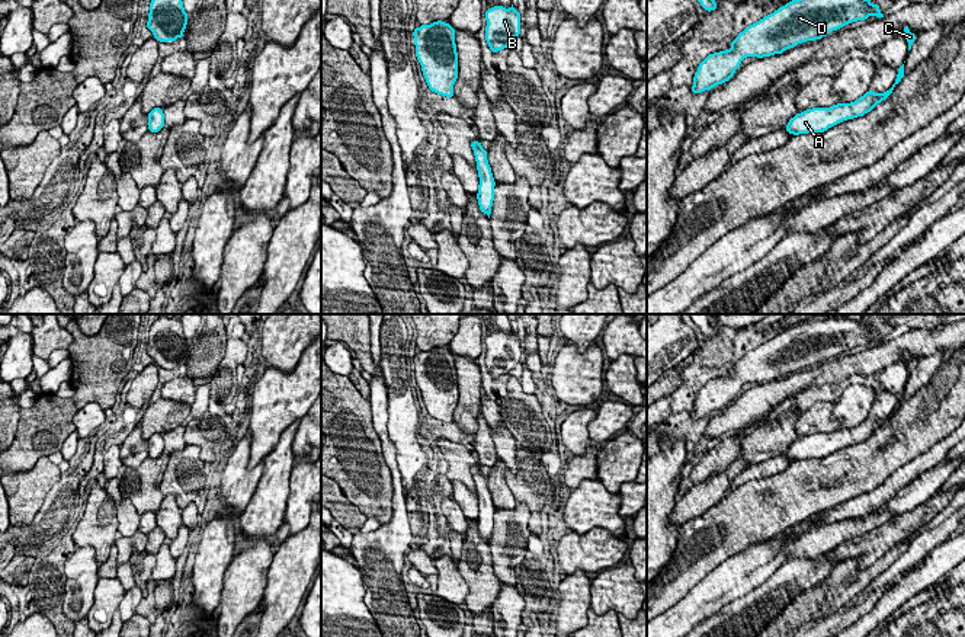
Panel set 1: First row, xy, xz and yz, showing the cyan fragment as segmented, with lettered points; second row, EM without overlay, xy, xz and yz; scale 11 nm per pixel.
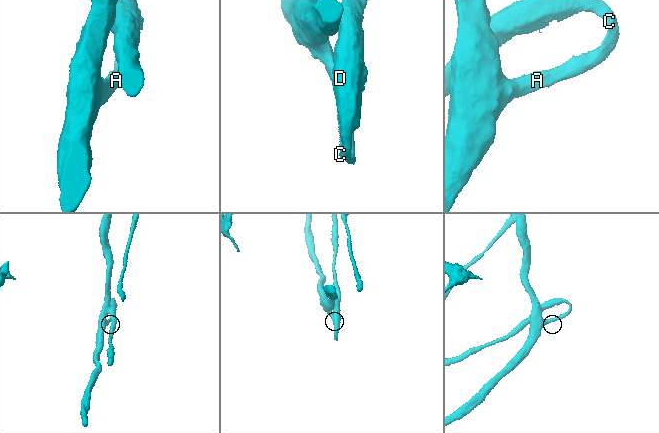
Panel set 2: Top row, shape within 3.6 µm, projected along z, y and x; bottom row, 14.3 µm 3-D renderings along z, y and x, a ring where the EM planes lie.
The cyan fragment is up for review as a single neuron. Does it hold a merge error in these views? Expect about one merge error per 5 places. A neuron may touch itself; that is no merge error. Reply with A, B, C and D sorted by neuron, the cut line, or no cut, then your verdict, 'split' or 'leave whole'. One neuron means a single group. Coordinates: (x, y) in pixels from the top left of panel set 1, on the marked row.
A B C D; no cut; leave whole

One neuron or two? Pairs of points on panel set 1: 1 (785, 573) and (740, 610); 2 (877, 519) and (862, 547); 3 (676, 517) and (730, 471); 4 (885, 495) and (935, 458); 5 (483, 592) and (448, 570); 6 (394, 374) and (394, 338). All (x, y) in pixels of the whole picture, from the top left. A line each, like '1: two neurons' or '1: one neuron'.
1: one neuron
2: two neurons
3: one neuron
4: one neuron
5: two neurons
6: one neuron

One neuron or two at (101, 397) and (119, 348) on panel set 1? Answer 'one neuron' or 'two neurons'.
one neuron

